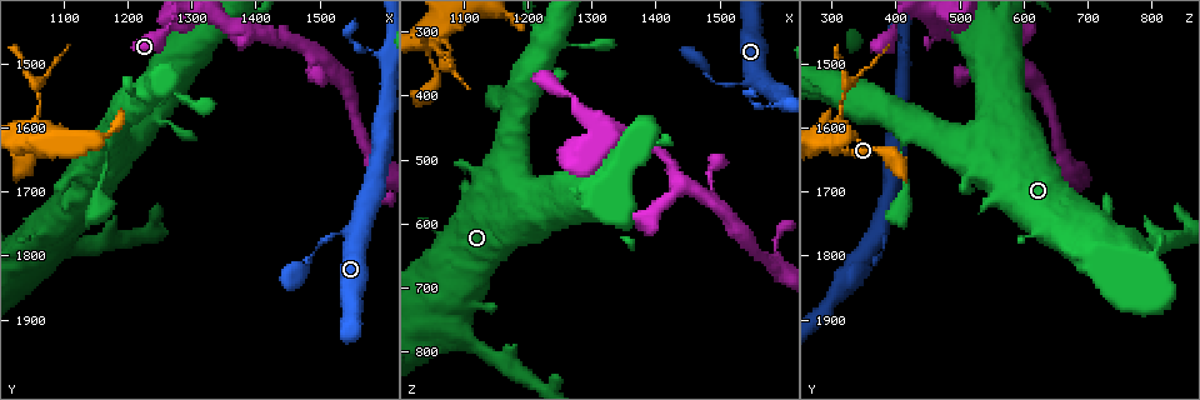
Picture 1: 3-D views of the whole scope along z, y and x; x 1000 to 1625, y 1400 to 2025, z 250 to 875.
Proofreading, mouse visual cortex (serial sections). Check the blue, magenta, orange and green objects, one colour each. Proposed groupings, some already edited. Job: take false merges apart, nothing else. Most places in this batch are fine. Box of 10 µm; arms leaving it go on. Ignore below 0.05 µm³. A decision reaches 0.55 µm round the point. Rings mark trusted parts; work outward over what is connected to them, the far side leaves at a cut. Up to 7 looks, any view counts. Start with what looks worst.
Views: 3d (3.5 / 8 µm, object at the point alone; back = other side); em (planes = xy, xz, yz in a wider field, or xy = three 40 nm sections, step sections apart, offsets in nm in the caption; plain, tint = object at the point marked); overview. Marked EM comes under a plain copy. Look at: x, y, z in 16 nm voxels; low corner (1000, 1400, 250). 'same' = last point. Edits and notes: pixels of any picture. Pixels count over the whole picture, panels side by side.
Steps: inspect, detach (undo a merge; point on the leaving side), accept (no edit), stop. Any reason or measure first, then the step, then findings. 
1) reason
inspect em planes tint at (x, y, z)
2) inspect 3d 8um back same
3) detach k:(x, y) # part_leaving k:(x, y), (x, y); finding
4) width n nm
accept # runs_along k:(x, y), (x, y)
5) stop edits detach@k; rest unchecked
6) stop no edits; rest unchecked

thick turns thin
inspect 3d 3.5um at (1060, 1570, 310)

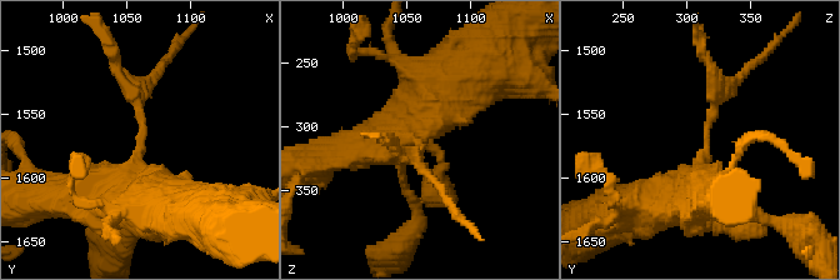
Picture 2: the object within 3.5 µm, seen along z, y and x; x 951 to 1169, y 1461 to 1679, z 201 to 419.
detach 2:(710, 73) # part_leaving 2:(710, 108), (718, 96), (701, 35); a second cell is stuck on

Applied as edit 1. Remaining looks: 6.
redraw
inspect overview

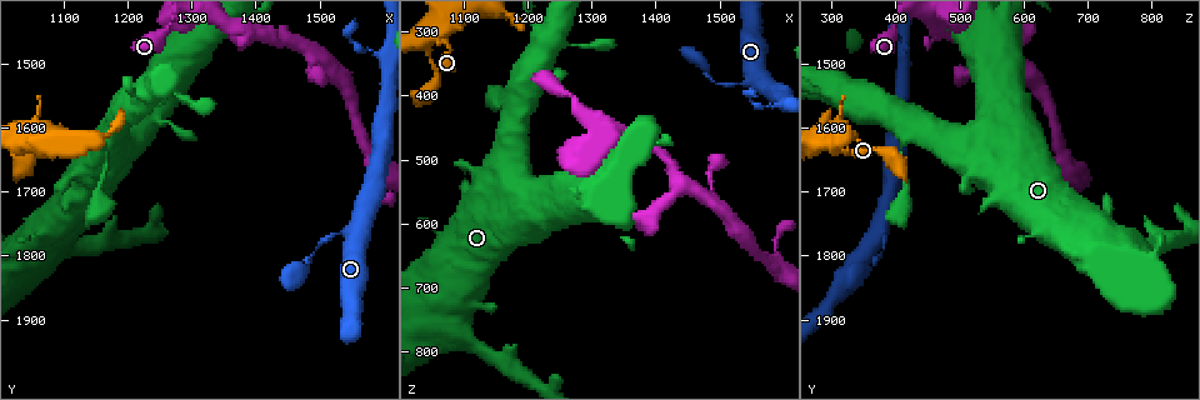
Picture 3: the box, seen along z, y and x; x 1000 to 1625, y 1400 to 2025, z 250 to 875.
three arms meet
inspect 3d 3.5um at (1550, 1765, 380)

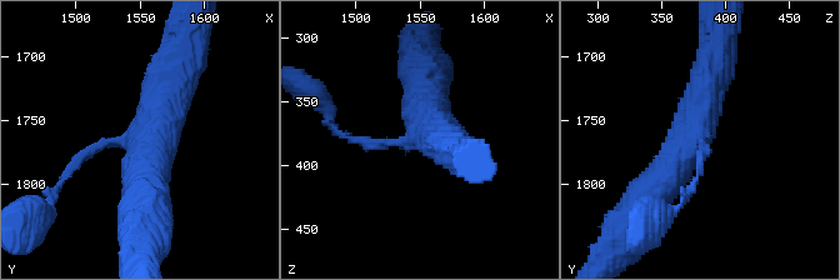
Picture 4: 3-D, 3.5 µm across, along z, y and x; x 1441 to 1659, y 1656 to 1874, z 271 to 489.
arms 3; arm_widths 150, 500, 500 nm
inspect em xy step 2 tint at (1548, 1762, 380)

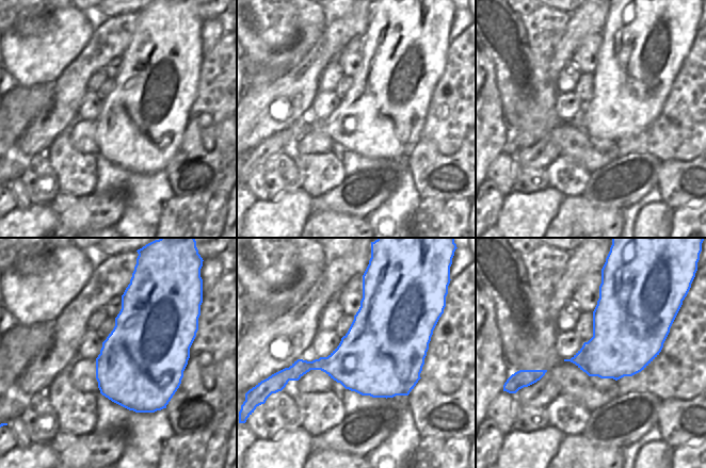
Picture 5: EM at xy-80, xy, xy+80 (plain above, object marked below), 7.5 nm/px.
cut it another way
inspect em xy step 1 tint same

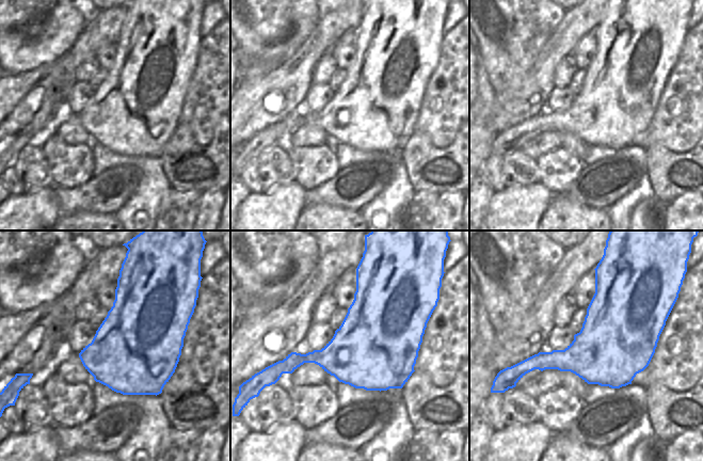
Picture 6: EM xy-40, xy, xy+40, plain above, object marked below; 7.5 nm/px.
accept # all the same cell

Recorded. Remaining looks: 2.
three arms meet
inspect 3d 3.5um at (1485, 1480, 570)

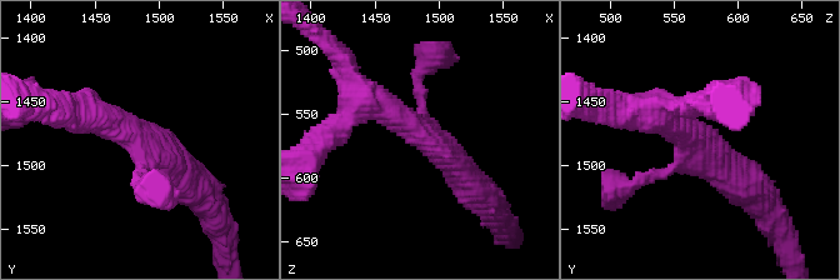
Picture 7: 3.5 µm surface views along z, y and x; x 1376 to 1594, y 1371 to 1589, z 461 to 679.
arms 3; arm_widths 150, 400, 400 nm; now the EM
inspect em xy step 3 tint at (1488, 1482, 566)

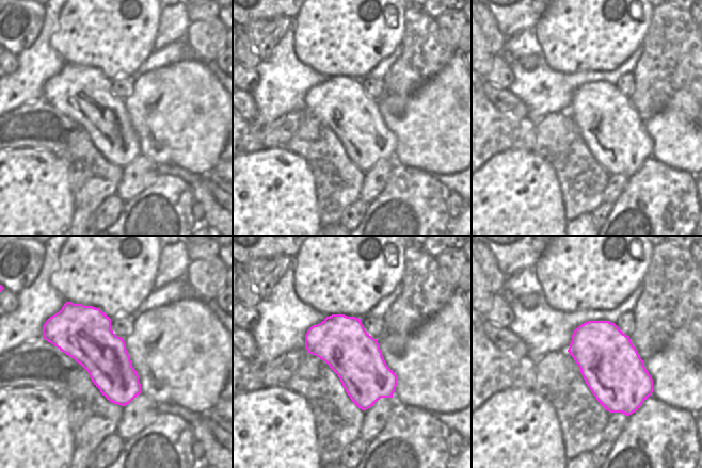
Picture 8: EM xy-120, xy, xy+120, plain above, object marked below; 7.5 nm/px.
accept # runs_along 7:(358, 90), (454, 160), (469, 186); continuous, no second cell

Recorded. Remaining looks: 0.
stop edits detach@2; rest unchecked

